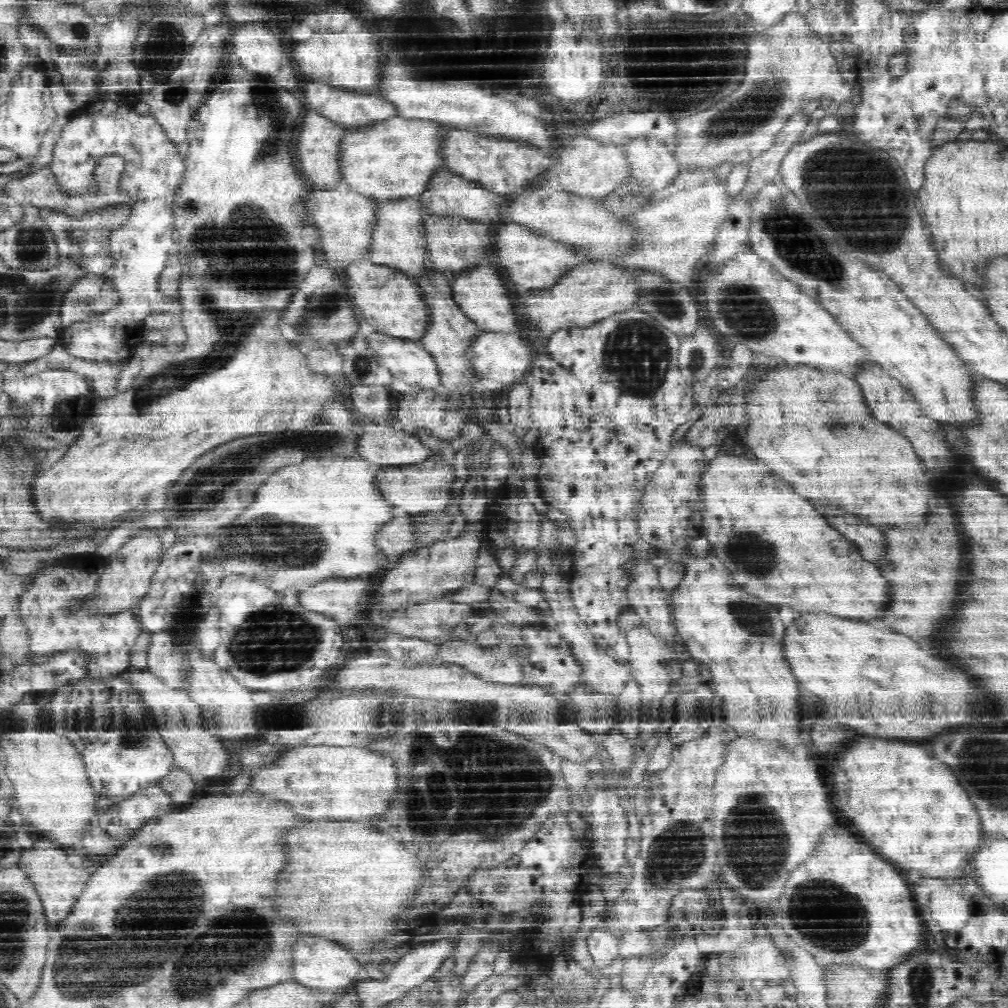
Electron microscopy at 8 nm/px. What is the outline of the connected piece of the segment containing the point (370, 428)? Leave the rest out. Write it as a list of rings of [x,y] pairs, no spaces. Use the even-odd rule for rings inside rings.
[[[368,424],[363,426],[360,456],[387,467],[410,467],[423,463],[434,455],[434,450],[420,442],[412,432],[394,430],[392,426]]]

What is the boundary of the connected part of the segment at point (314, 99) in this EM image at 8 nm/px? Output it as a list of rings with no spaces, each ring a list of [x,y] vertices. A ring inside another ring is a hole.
[[[310,84],[306,88],[305,96],[306,106],[310,110],[318,111],[337,123],[344,124],[350,130],[366,128],[398,115],[396,103],[380,94],[373,95],[372,93],[339,89],[323,84]]]

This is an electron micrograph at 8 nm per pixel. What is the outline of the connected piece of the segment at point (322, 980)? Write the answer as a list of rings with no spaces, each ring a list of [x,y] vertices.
[[[304,934],[302,940],[296,944],[296,970],[294,980],[317,989],[321,993],[328,990],[348,990],[360,980],[360,972],[364,970],[365,965],[354,956],[350,948],[326,940],[318,934]]]

